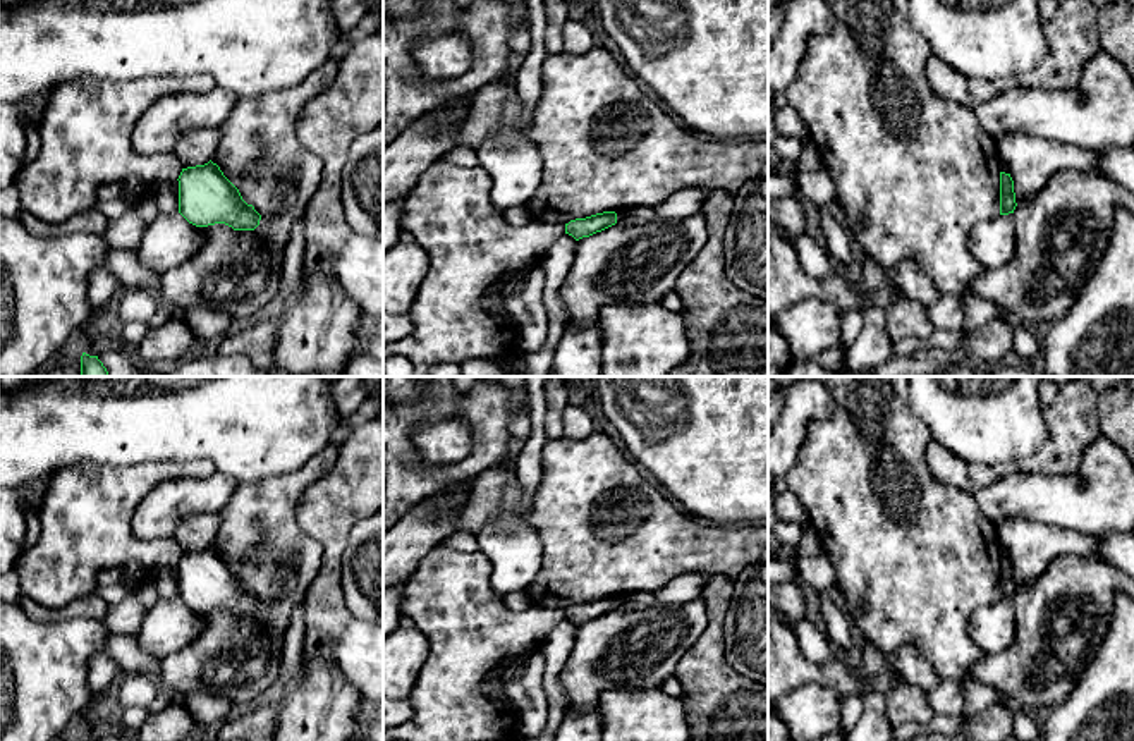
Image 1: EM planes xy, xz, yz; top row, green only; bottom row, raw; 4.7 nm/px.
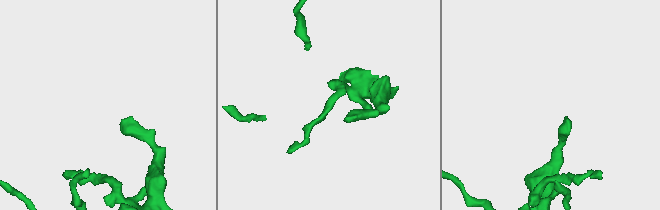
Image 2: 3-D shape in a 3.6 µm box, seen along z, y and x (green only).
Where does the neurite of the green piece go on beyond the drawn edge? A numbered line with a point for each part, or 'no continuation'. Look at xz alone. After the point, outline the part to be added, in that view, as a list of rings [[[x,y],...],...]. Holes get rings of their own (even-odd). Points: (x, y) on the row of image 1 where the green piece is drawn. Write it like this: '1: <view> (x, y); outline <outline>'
no continuation

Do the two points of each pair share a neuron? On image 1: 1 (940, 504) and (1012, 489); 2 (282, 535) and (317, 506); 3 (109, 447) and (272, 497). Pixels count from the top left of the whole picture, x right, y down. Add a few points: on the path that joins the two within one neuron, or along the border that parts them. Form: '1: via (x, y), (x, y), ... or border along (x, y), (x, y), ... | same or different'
1: border along (971, 494), (980, 513), (997, 530) | different
2: border along (308, 485), (296, 523), (322, 556) | different
3: border along (279, 475), (239, 485) | different

